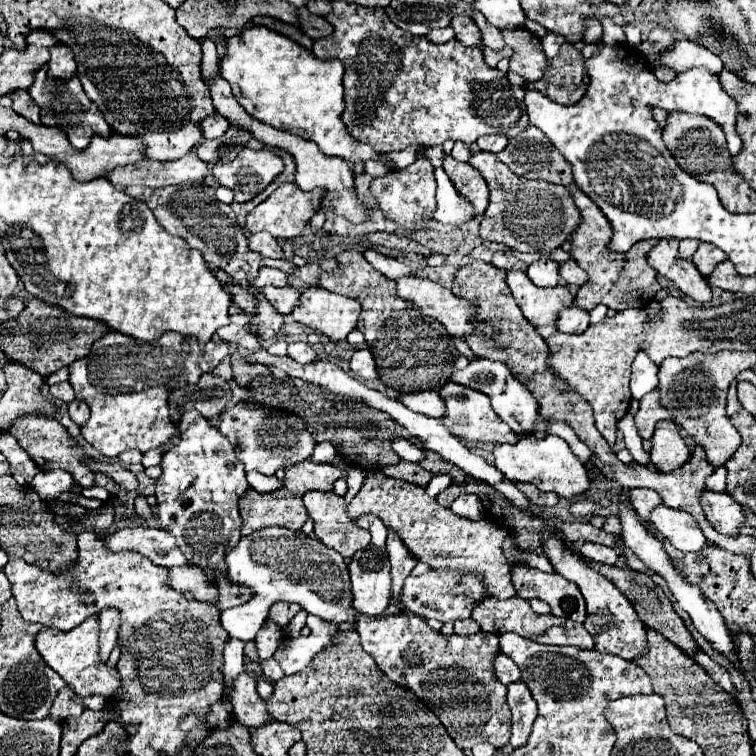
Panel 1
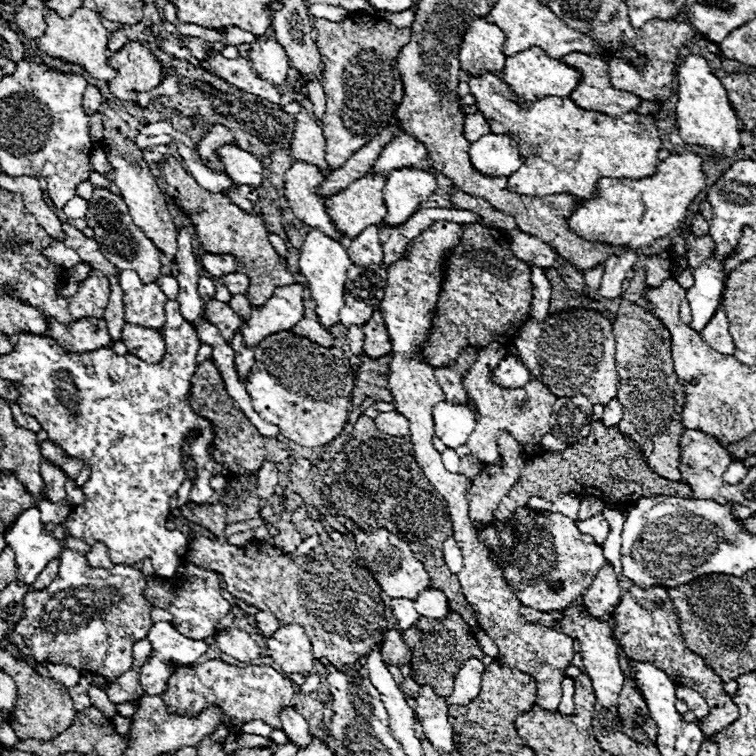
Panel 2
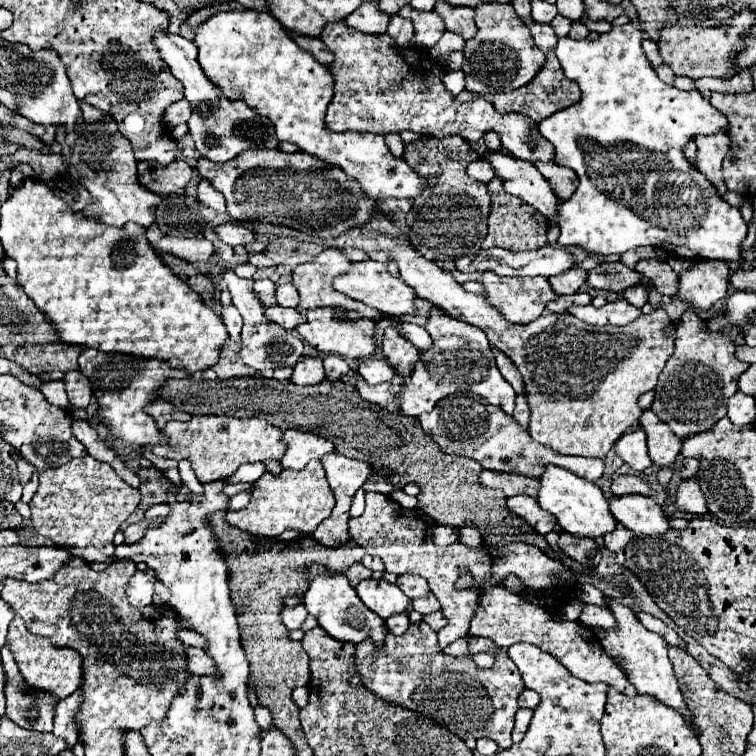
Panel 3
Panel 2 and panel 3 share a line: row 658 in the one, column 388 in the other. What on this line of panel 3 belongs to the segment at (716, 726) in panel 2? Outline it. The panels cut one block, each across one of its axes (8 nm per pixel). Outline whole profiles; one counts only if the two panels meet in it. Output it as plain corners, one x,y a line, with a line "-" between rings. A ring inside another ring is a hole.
420,622
420,624
412,624
408,628
408,634
404,634
404,636
394,636
388,632
384,650
376,650
376,646
370,640
358,644
356,652
354,652
356,672
362,676
362,684
388,704
420,712
420,714
432,718
434,722
446,726
448,730
452,730
462,740
470,738
470,734
472,734
474,738
492,738
498,742
500,748
510,748
514,714
518,710
518,696
522,694
522,690
526,686
522,682
522,676
520,676
516,664
508,658
506,648
496,646
490,638
478,638
478,636
470,636
468,642
470,642
468,644
470,652
494,652
496,654
494,666
488,670
482,670
470,658
454,658
454,656
444,654
438,646
436,632
430,626
426,626
426,622

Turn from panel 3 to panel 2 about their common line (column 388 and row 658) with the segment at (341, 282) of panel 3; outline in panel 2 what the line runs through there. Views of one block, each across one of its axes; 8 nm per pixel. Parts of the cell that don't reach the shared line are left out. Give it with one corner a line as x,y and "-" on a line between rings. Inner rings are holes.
288,624
280,626
270,638
268,638
268,648
266,654
274,658
276,664
286,674
310,674
314,656
312,656
312,644
304,632
302,626
298,624

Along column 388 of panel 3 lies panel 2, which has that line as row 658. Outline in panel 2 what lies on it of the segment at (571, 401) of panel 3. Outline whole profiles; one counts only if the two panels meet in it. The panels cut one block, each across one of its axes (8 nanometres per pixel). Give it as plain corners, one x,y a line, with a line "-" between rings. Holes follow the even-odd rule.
218,630
214,634
214,640
224,654
240,662
250,662
262,654
262,648
250,638
250,634
242,630

